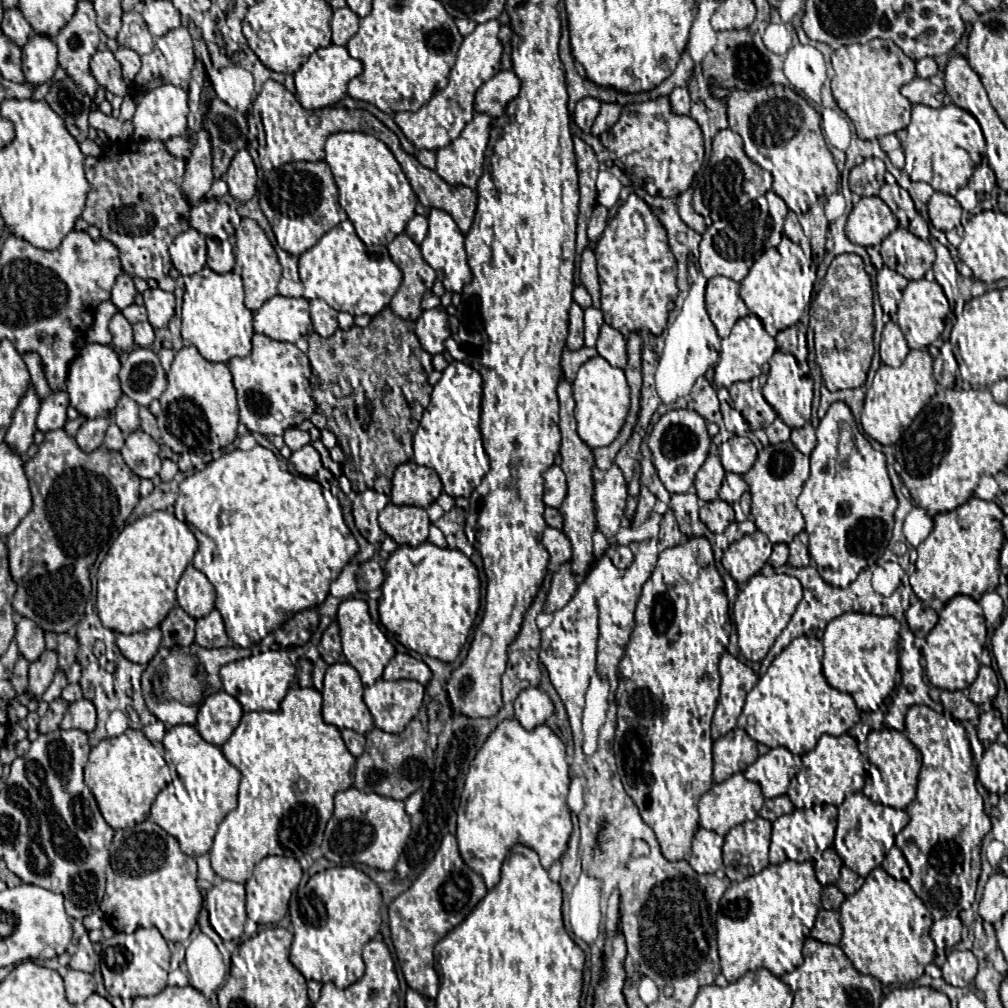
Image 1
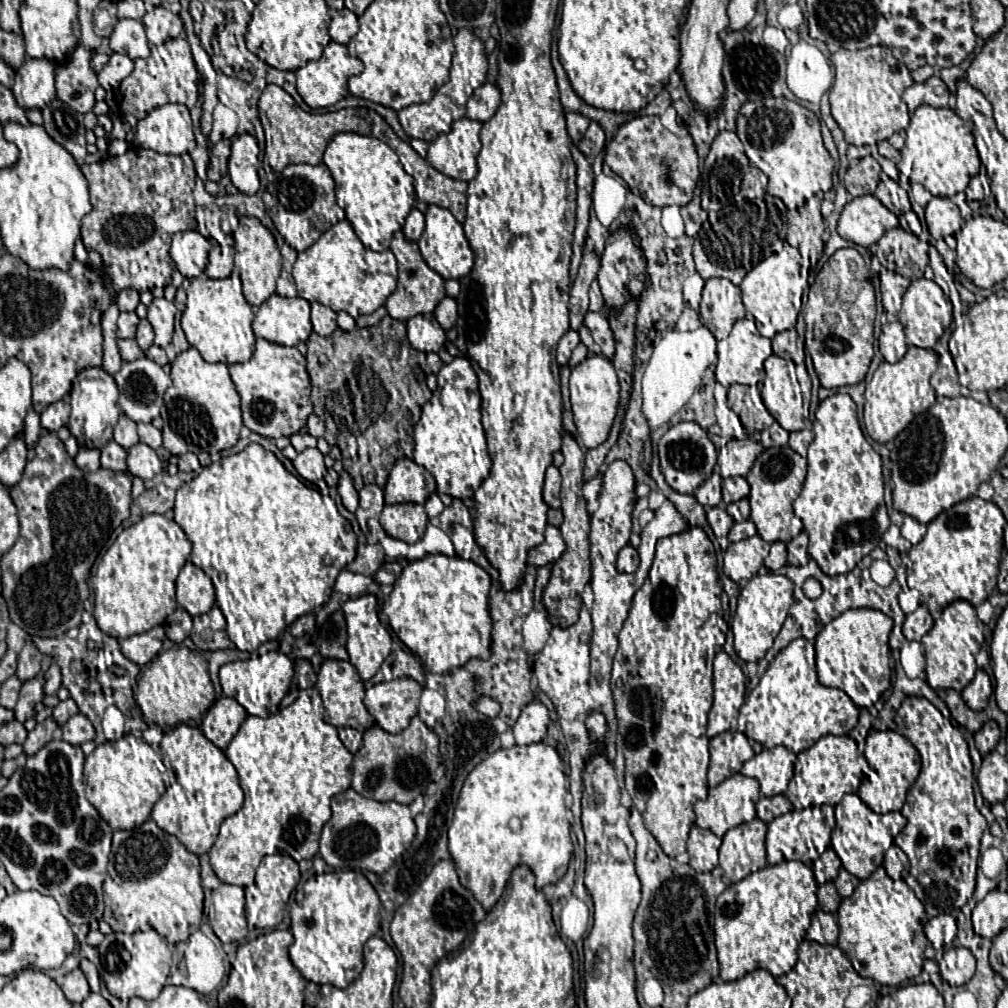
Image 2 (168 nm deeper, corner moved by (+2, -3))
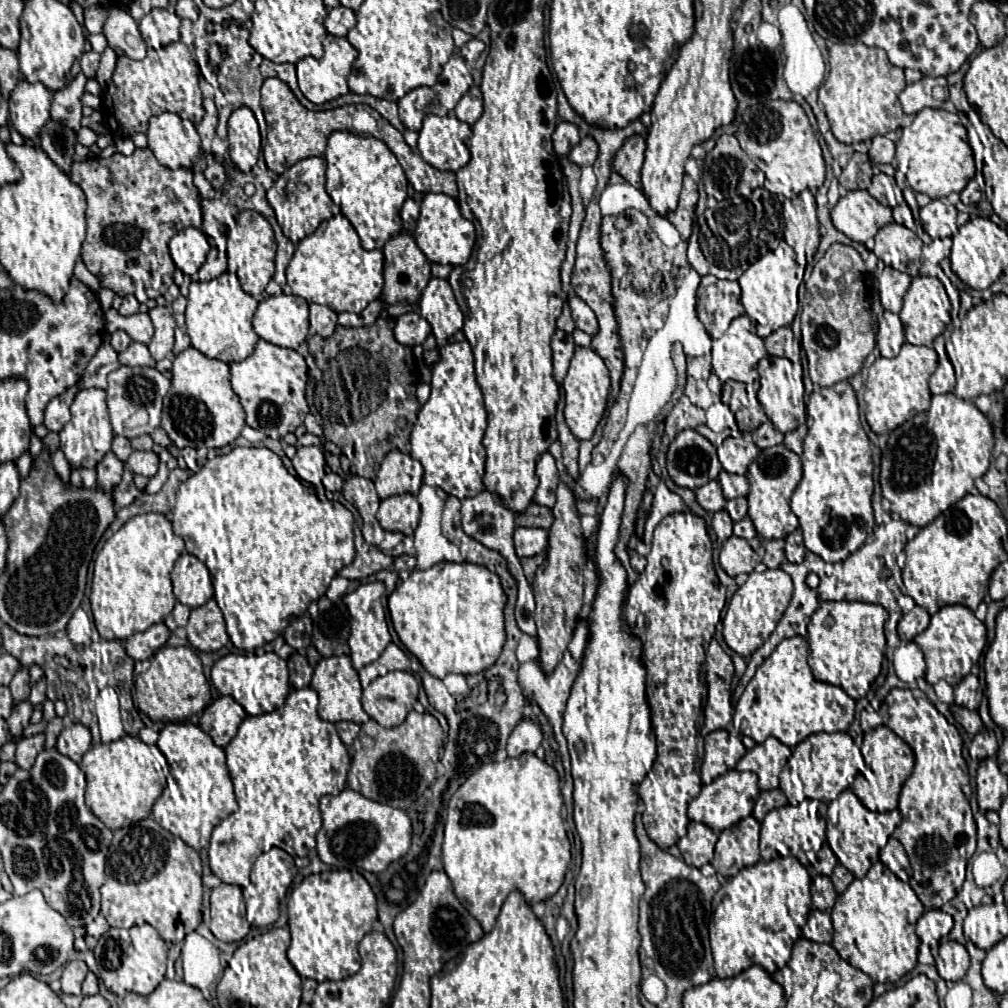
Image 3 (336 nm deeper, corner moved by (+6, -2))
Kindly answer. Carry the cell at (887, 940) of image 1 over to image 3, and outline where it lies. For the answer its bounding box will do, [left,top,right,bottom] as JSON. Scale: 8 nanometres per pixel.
[830,862,924,982]

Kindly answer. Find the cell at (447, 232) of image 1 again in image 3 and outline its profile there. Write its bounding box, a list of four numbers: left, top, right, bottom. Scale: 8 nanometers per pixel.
[414,194,476,266]

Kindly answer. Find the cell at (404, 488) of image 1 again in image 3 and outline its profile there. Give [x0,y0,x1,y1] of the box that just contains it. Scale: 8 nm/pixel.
[376,450,424,500]

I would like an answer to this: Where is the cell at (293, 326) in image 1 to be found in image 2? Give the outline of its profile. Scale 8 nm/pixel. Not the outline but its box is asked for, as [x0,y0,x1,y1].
[254,293,310,347]

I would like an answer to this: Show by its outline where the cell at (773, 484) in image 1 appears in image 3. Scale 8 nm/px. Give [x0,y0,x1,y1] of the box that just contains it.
[746,446,802,540]

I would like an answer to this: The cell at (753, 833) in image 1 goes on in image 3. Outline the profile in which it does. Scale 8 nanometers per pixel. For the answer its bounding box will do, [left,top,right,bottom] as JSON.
[712,816,760,878]

